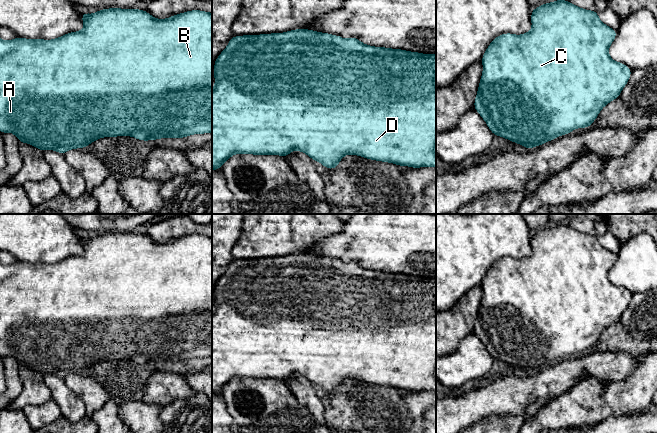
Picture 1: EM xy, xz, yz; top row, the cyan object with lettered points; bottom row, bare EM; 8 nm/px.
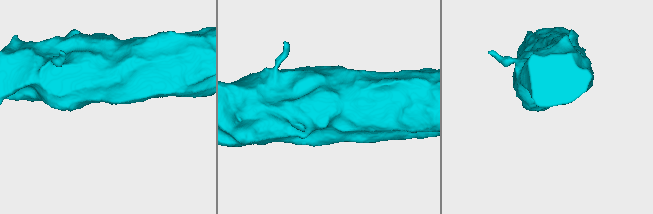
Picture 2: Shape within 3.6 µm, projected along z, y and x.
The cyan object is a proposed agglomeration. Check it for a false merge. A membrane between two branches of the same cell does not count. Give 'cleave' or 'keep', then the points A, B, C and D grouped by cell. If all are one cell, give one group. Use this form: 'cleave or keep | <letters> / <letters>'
keep | A B C D

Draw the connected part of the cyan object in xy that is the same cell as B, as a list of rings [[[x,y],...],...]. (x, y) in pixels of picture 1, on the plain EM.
[[[108,232],[98,234],[95,238],[88,238],[86,235],[82,238],[81,244],[84,247],[84,253],[81,255],[70,256],[59,262],[52,264],[45,263],[26,263],[16,261],[9,265],[0,263],[0,356],[13,357],[20,367],[33,369],[41,375],[55,374],[60,378],[65,378],[70,373],[86,372],[97,363],[104,361],[131,360],[141,365],[154,365],[161,362],[185,362],[193,358],[212,357],[212,237],[202,234],[190,234],[180,238],[173,239],[167,243],[157,243],[151,240],[146,234],[128,232]]]

